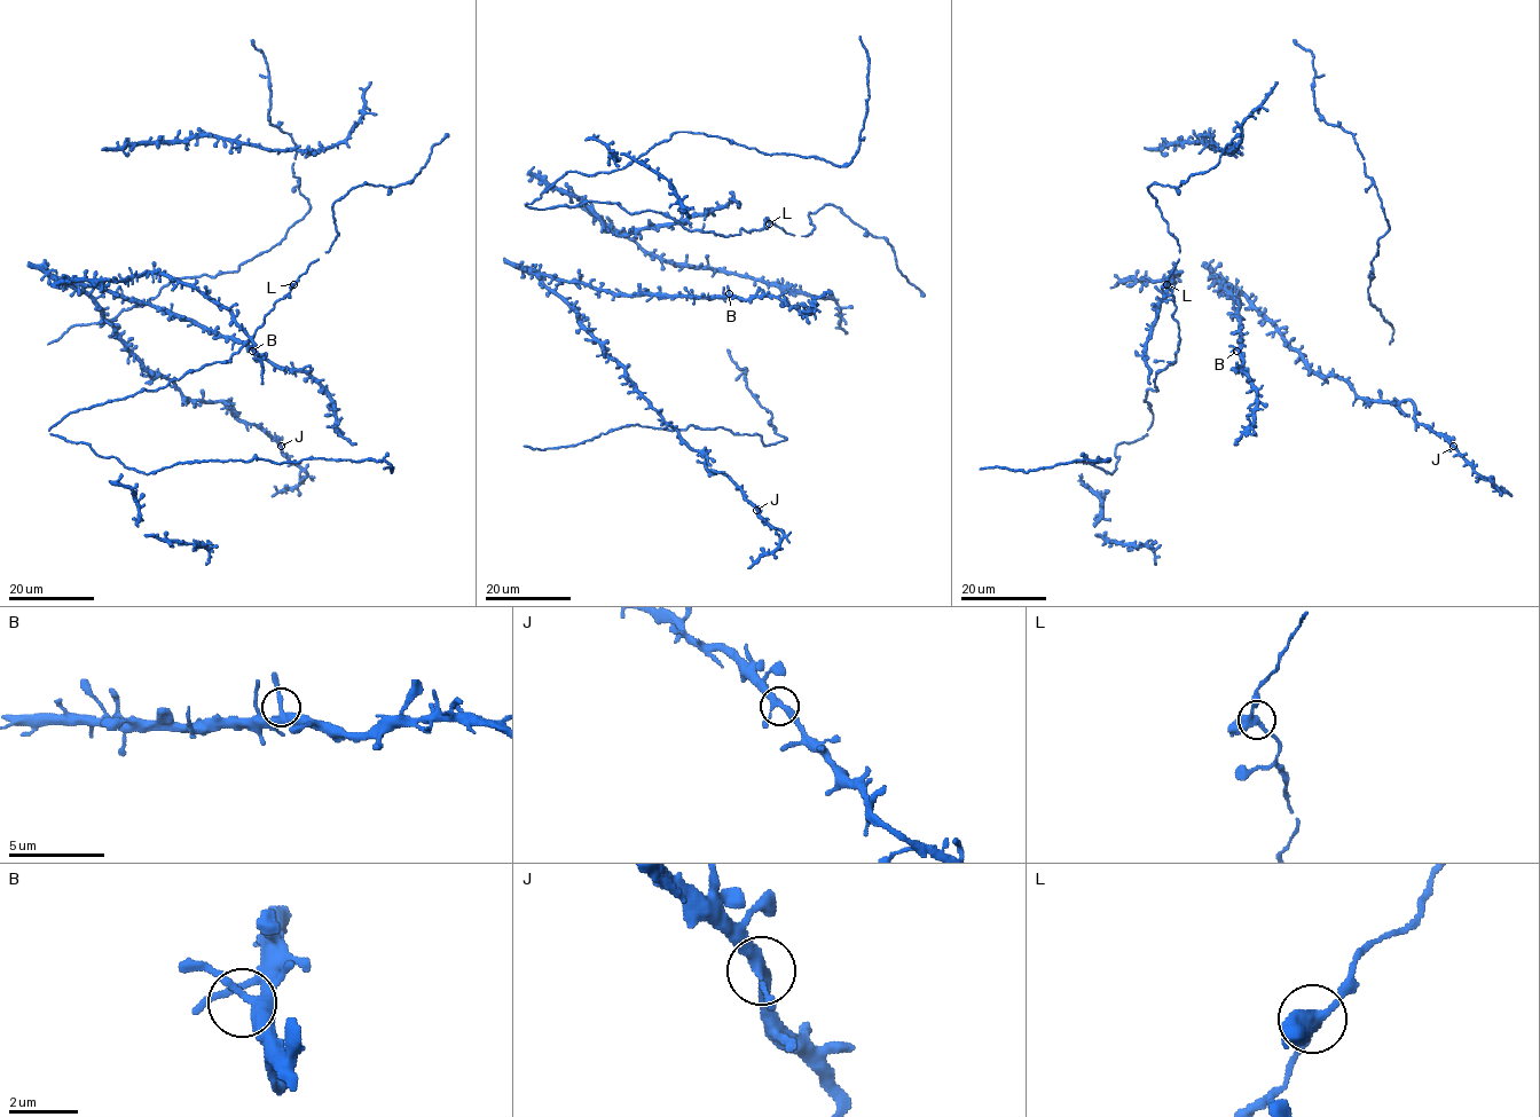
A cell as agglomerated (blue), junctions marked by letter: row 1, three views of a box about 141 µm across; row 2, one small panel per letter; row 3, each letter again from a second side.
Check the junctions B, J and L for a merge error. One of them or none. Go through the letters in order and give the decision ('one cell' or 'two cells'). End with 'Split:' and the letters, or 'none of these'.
B: one cell
J: one cell
L: one cell
Split: none of these

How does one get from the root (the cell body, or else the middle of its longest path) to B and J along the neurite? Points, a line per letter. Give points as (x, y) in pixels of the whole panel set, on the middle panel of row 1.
B: (688, 296), (725, 298), (729, 293)
J: (688, 296), (614, 295), (584, 282), (541, 277), (661, 418), (706, 456), (706, 467), (725, 474), (756, 509)

